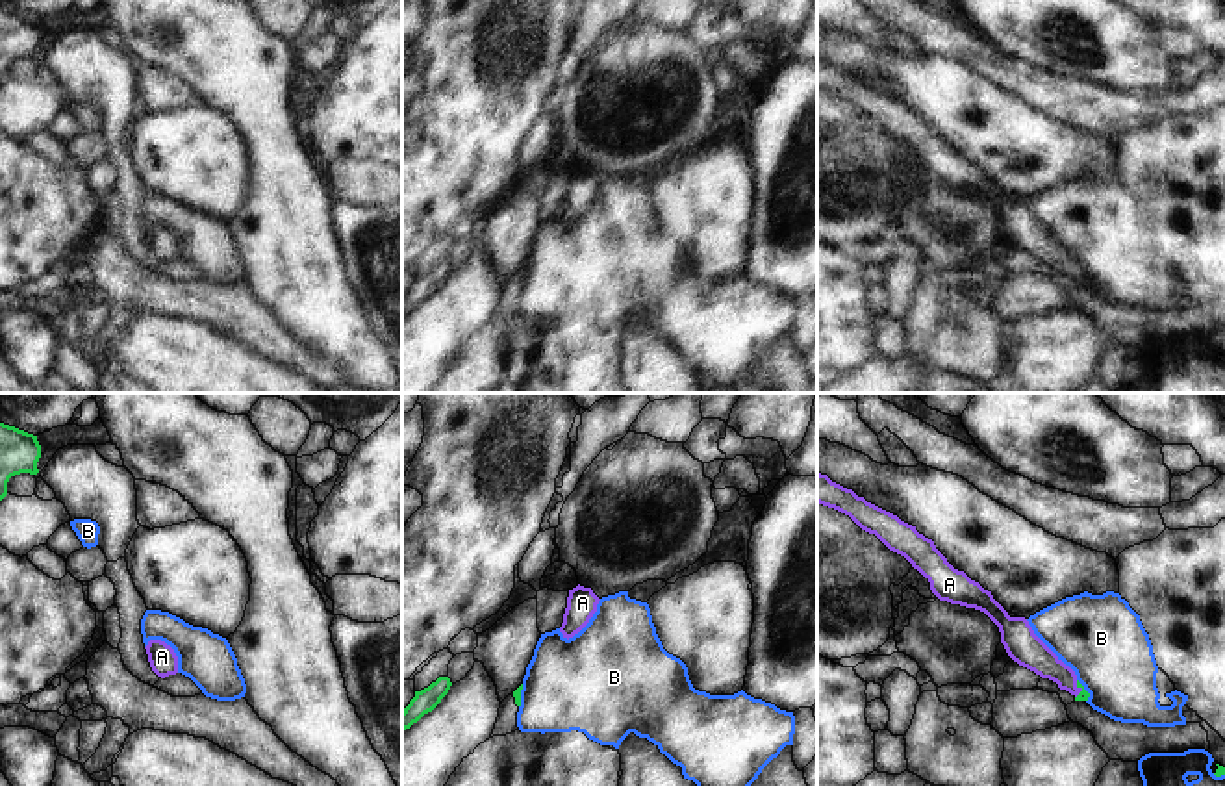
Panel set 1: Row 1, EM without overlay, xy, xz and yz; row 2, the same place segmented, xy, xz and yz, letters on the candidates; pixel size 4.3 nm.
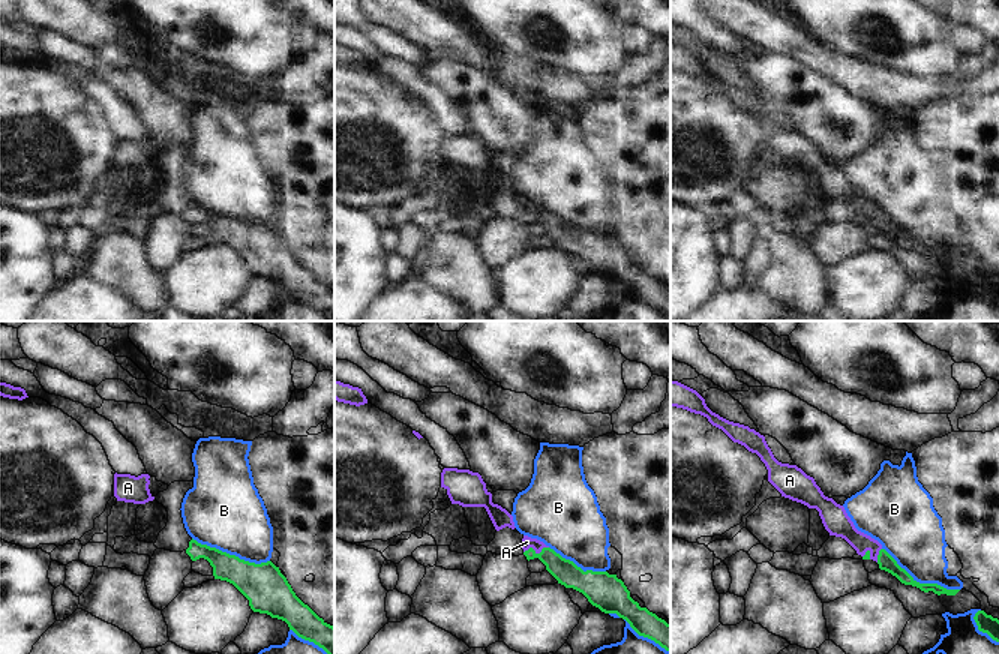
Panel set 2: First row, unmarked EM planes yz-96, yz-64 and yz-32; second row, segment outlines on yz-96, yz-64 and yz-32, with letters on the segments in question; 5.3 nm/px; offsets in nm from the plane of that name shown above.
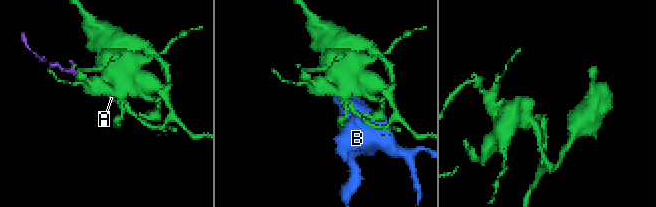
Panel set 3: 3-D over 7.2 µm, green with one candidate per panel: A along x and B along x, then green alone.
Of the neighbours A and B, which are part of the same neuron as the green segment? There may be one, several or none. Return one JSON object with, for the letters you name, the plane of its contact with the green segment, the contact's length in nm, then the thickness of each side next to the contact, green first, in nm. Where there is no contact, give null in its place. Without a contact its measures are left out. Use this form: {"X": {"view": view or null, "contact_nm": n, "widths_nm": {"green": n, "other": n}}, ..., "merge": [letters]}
{"A": {"view": "yz", "contact_nm": 80, "widths_nm": {"green": 50, "other": 130}}, "merge": ["A"]}

